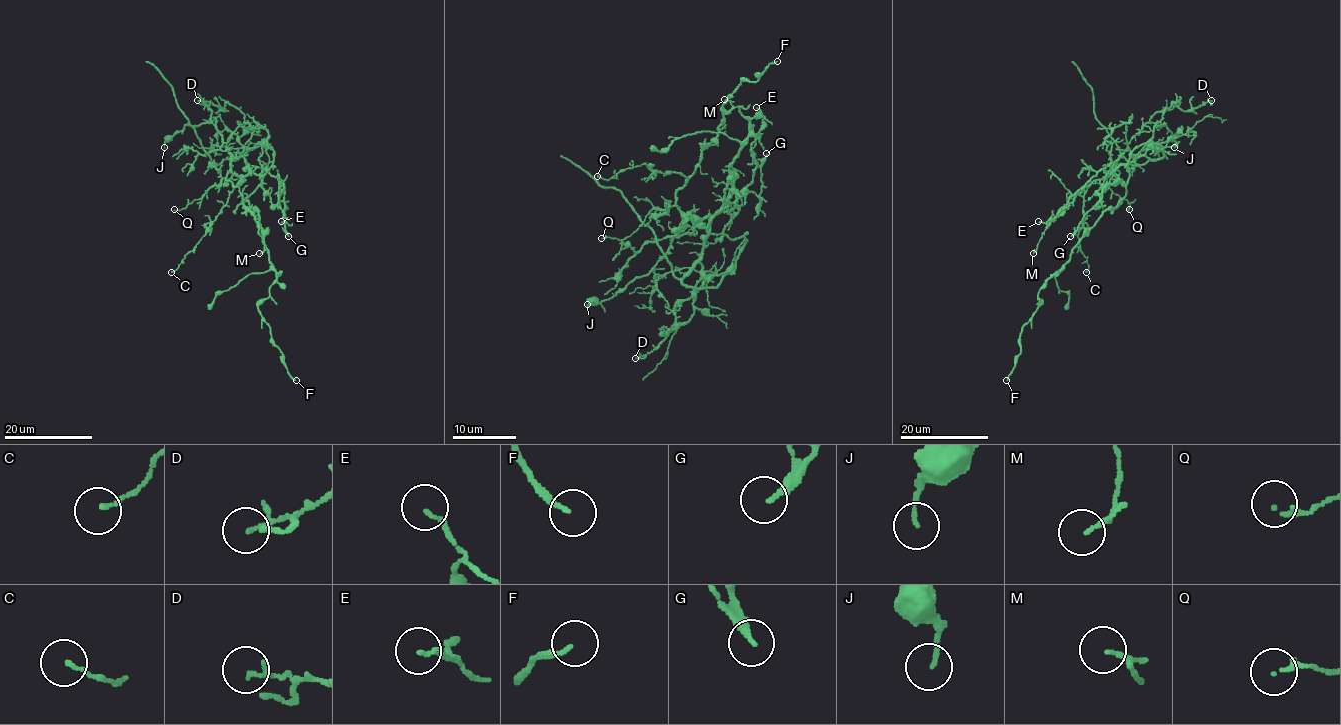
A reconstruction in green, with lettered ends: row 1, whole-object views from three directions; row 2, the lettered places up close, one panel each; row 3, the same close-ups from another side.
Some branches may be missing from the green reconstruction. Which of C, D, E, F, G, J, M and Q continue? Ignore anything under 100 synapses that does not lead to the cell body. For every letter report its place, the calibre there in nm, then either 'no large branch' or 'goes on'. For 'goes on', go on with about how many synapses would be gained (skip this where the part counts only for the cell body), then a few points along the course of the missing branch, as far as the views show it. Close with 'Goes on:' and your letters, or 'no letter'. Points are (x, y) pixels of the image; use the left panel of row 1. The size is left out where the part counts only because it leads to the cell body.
C: at (171, 272); 100 nm thick; no large branch
D: at (197, 100); 70 nm thick; no large branch
E: at (281, 221); 140 nm thick; no large branch
F: at (296, 380); 140 nm thick; no large branch
G: at (288, 236); 180 nm thick; no large branch
J: at (164, 147); 110 nm thick; no large branch
M: at (259, 253); 120 nm thick; no large branch
Q: at (174, 209); 150 nm thick; no large branch
Goes on: no letter

